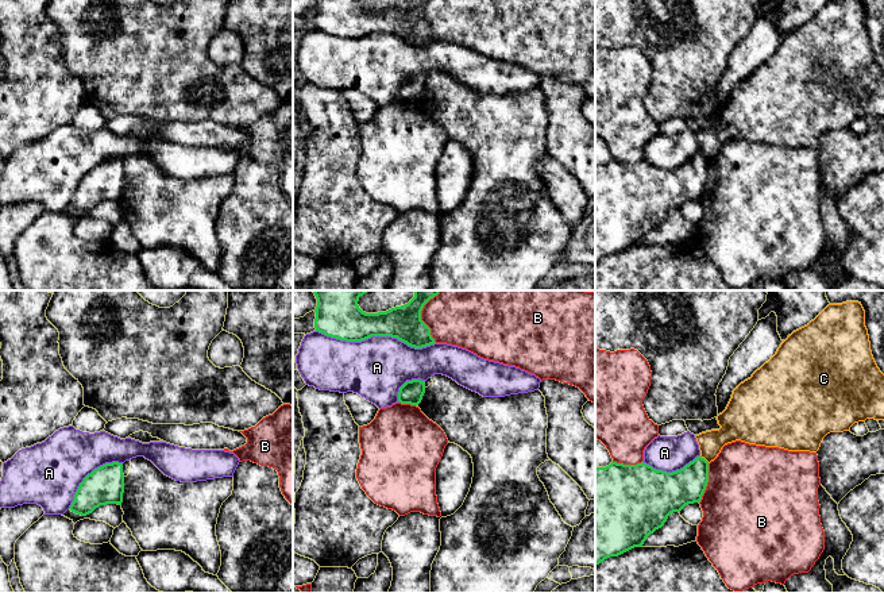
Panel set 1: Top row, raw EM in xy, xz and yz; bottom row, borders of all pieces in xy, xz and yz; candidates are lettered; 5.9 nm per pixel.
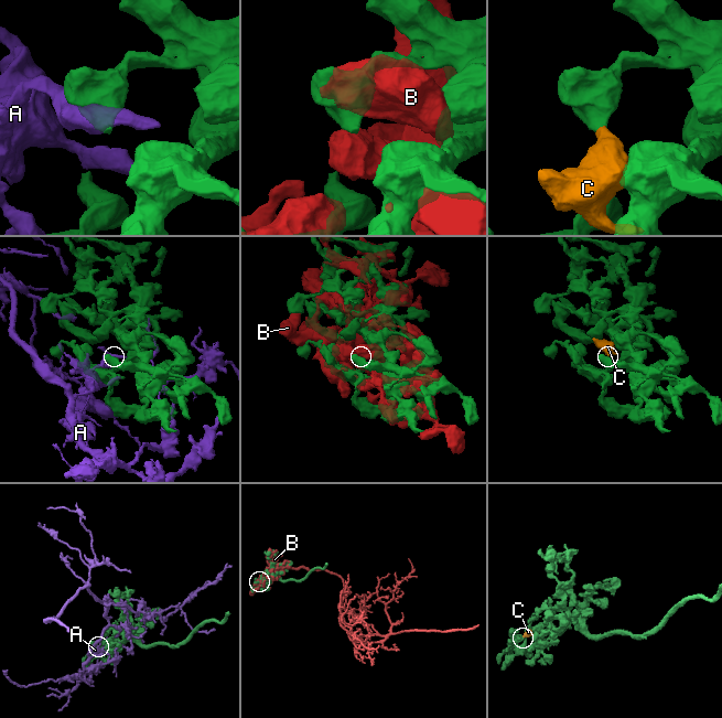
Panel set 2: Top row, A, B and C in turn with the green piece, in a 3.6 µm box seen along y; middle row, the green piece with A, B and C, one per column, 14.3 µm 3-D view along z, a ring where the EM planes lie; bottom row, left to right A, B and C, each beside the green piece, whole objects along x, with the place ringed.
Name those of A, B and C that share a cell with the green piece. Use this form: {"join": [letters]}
{"join": ["C"]}

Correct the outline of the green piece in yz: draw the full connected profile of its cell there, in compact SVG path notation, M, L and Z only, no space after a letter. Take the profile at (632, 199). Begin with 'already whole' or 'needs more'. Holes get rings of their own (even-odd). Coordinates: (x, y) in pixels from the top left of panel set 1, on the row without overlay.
needs more | M861 0L829 1L807 23L788 32L776 51L733 88L726 107L717 113L721 126L695 132L700 153L683 166L667 170L644 159L611 159L606 165L595 165L595 263L610 254L642 244L646 235L661 226L671 211L680 209L688 201L700 200L709 180L709 161L725 142L741 138L788 149L817 150L827 131L849 128L854 120L866 116L884 118L884 72L871 49L865 8Z

